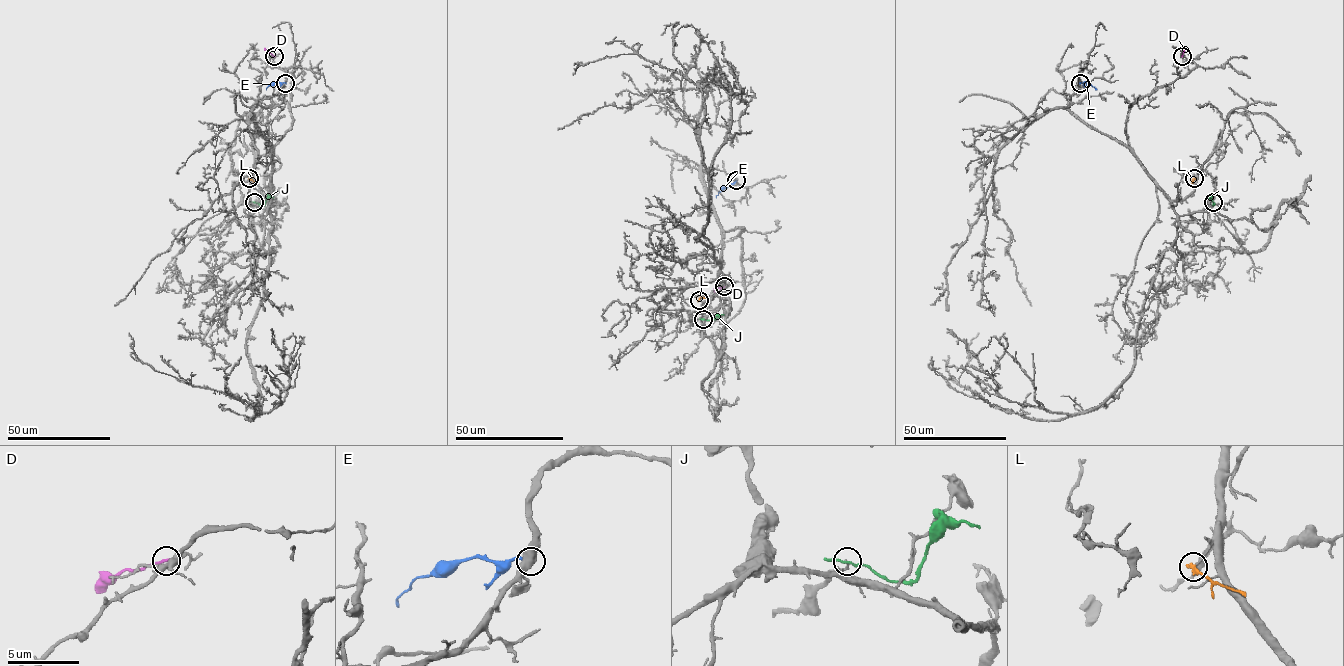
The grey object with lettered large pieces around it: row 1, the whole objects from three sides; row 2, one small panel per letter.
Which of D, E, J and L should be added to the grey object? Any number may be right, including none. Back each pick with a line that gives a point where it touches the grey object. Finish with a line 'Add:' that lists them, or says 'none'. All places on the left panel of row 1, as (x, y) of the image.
Add: none

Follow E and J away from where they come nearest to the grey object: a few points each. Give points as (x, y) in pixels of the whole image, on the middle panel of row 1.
E: (736, 180), (723, 188), (716, 197)
J: (704, 319), (712, 320), (724, 315)

